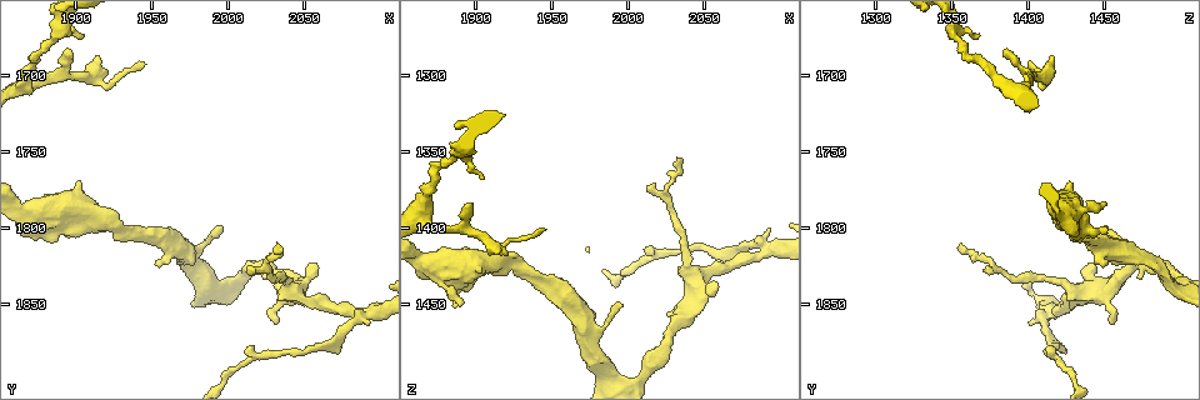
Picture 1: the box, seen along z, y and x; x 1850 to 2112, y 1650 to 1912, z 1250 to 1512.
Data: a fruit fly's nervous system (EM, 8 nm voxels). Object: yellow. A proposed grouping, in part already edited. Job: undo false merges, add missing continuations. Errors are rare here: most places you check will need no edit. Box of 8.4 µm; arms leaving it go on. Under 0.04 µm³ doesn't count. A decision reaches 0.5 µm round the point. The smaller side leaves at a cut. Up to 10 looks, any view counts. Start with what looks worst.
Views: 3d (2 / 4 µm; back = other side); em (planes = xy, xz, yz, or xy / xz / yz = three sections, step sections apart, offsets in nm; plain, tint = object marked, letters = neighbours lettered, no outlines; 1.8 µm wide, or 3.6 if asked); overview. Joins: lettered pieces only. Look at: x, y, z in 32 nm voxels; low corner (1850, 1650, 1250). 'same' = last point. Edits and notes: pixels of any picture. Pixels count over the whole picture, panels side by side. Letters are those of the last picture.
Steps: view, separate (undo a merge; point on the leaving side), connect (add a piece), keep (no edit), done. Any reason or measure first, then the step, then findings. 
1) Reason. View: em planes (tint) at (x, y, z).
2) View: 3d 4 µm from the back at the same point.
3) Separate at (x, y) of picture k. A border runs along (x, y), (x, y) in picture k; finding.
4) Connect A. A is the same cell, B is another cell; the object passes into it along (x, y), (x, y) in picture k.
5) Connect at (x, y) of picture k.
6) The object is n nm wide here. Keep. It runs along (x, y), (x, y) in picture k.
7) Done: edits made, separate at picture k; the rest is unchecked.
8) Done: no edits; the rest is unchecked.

Branch point. View: 3d 4 µm at (2086, 1856, 1414).

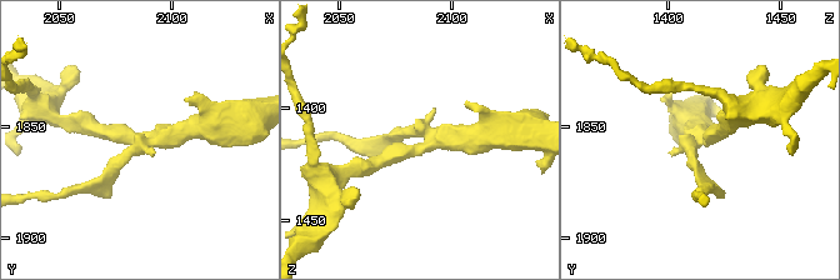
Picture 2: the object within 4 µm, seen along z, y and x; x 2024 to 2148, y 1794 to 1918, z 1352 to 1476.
3 arms meet here. View: em planes (letters) at (2089, 1856, 1415).

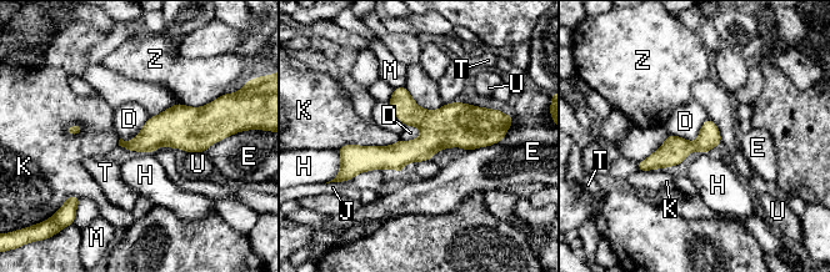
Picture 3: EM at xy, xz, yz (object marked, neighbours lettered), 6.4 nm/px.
Keep. D, E, H, J, K, M, T, U and Z are other cells; a border runs along (708, 117), (694, 141), (668, 135) in picture 3; continuous, no second cell.

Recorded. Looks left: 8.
Thin end. View: em xy step 4 (letters) at (1896, 1688, 1384).

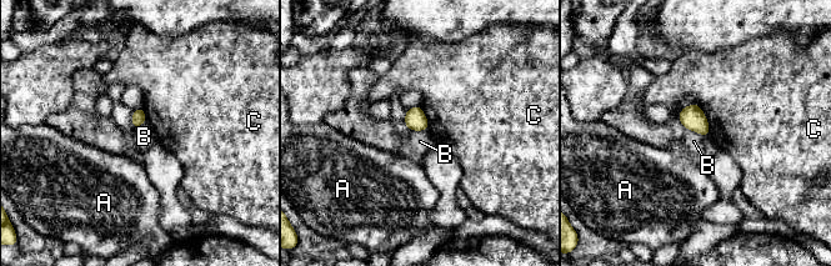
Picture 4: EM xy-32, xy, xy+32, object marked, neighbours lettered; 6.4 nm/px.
Another direction. View: em planes (letters) at the same point.

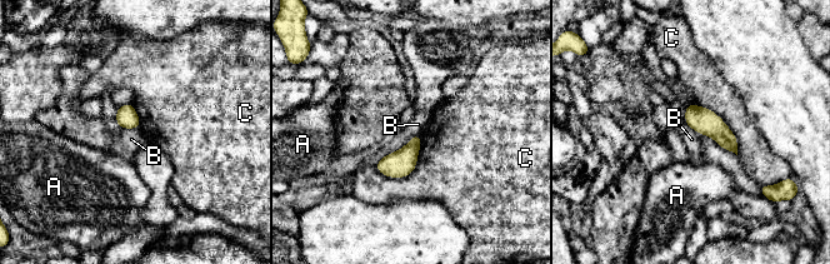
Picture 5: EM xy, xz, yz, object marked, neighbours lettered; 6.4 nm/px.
Keep. A, B and C are other cells; a border runs along (420, 134), (415, 134), (375, 164) in picture 5; no lettered piece goes on from it.

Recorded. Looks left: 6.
An open end. View: 3d 2 µm at (2030, 1812, 1354).

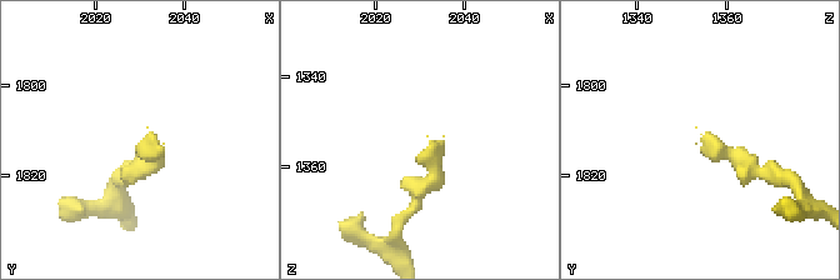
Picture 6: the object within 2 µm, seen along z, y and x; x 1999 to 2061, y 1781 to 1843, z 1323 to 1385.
View: em planes (letters) at (2032, 1811, 1354).

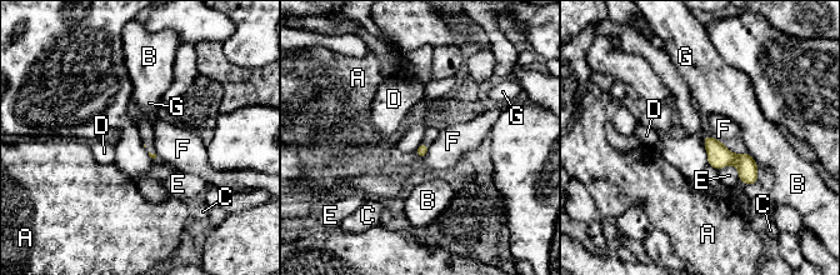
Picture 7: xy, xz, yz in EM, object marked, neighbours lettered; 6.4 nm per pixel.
The longest contact is with E, 170 nm. Keep. A, B, C, D, E, F and G are other cells; a border runs along (430, 145), (428, 151), (418, 159) in picture 7; none of them fits.

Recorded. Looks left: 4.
Free end. View: em xy step 8 (letters) at (2032, 1860, 1456).

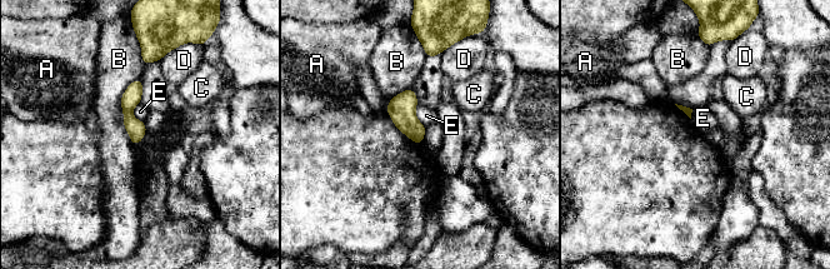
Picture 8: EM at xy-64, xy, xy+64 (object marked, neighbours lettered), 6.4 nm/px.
View: em planes (letters) at the same point.

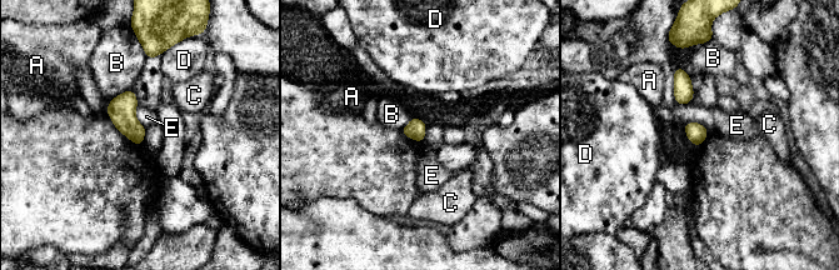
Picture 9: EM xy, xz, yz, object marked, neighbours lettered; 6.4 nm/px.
The object is 120 nm wide here. Keep. A, B, C, D and E are other cells; a border runs along (684, 124), (700, 123), (709, 133) in picture 9; none of them fits.

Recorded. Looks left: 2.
Done: no edits; the rest is unchecked.

